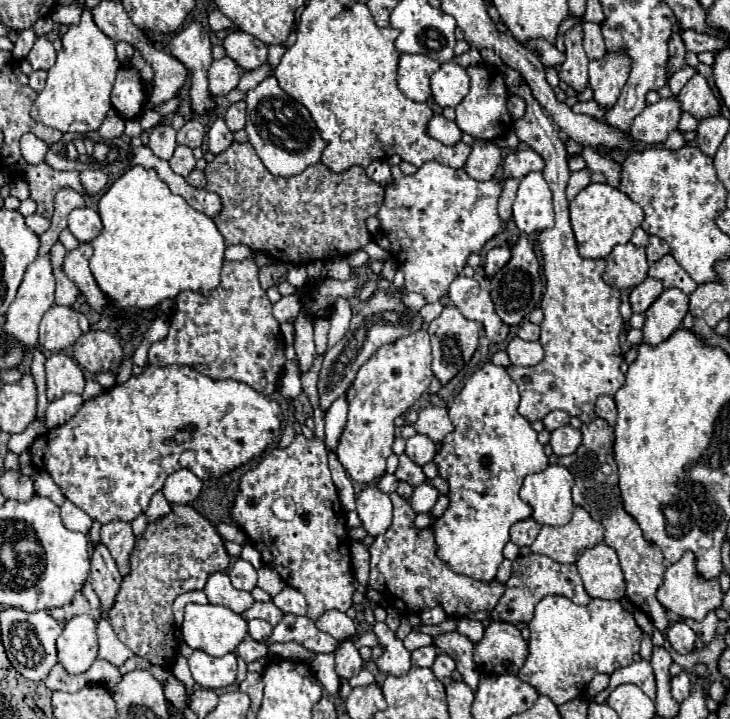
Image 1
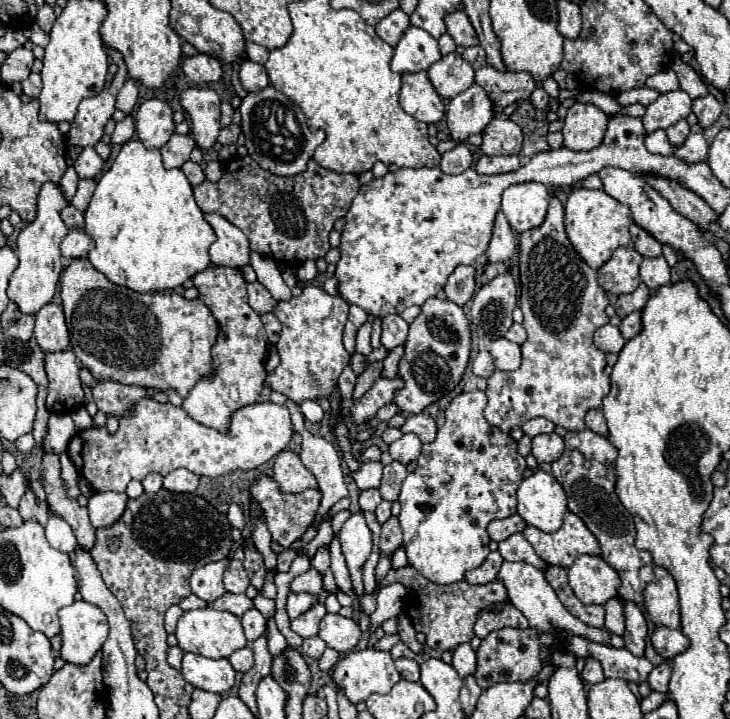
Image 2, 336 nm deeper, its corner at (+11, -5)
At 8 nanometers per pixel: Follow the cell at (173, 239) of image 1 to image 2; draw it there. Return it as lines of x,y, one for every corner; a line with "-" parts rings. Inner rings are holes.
139,139
127,141
127,143
121,147
119,155
115,157
111,169
99,179
97,189
95,189
93,197
91,197
91,203
89,203
87,211
85,211
85,233
95,241
95,249
89,251
89,261
95,265
95,269
101,271
101,273
105,273
105,275
109,277
109,281
113,281
115,285
129,287
129,289
139,291
139,293
155,293
155,291
175,289
175,287
183,285
189,277
193,277
193,275
201,273
203,269
207,269
209,263
211,263
211,261
209,261
209,247
211,247
211,243
215,243
215,239
217,239
213,227
205,221
203,211
201,211
199,205
195,203
193,187
191,187
191,183
187,181
185,173
183,173
181,169
169,169
169,171
167,171
167,169
163,167
163,163
161,163
161,153
159,153
159,149
145,149
145,145
143,145

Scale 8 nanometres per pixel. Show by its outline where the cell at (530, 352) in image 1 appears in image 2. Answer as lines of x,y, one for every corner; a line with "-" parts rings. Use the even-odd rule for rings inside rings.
505,337
493,341
489,353
493,355
495,367
499,371
515,371
521,365
521,349
519,349
519,345
507,341

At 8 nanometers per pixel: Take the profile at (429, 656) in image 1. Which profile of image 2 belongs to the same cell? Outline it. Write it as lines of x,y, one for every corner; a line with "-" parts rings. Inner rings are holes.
397,659
395,667
399,675
407,681
419,681
419,663
413,659

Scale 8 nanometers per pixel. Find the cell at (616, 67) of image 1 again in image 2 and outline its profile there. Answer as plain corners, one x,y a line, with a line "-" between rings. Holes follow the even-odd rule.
575,103
567,109
563,123
563,147
571,151
591,151
601,145
609,117
595,105

